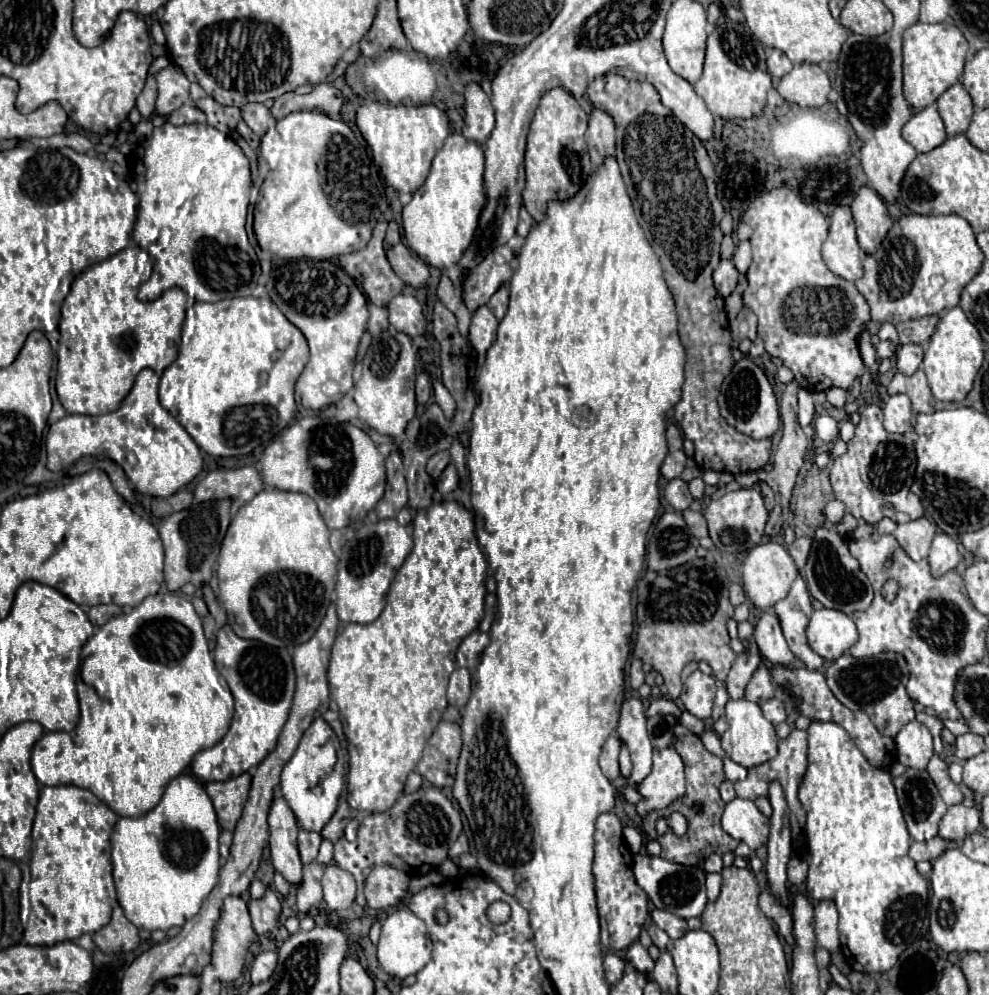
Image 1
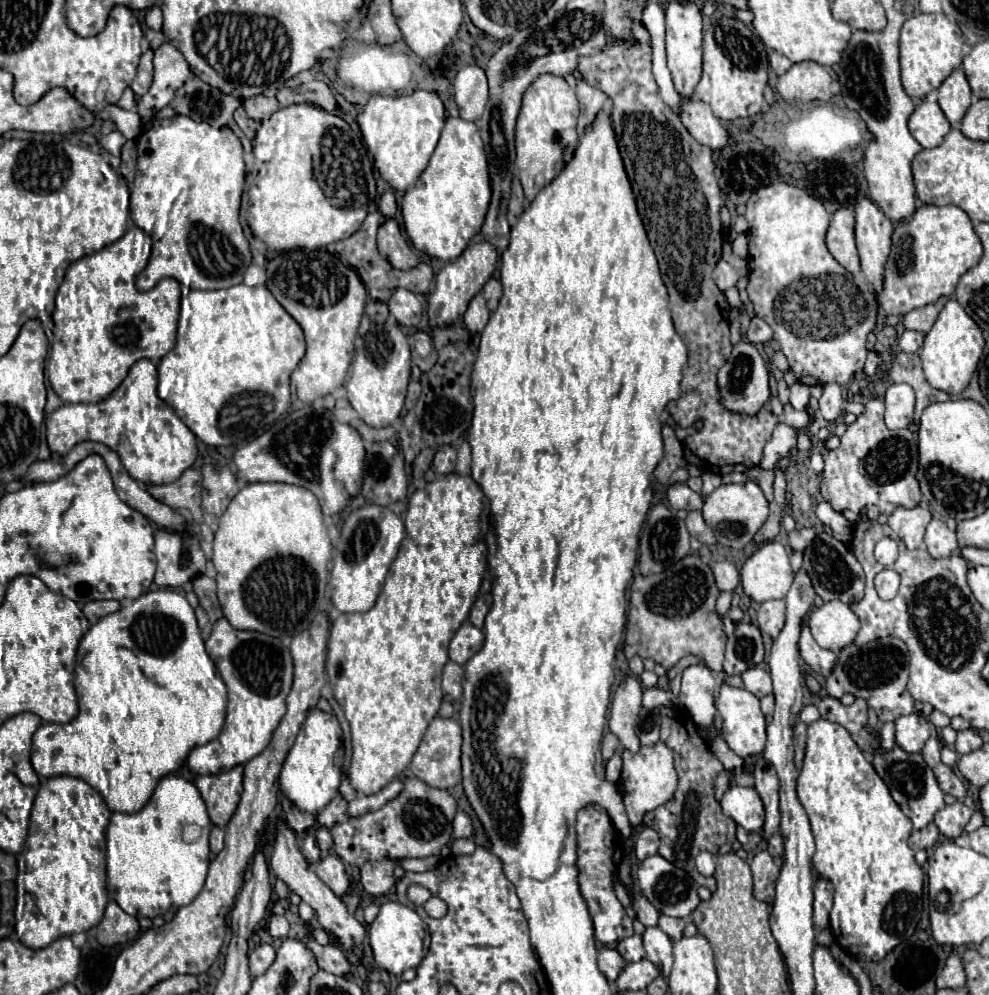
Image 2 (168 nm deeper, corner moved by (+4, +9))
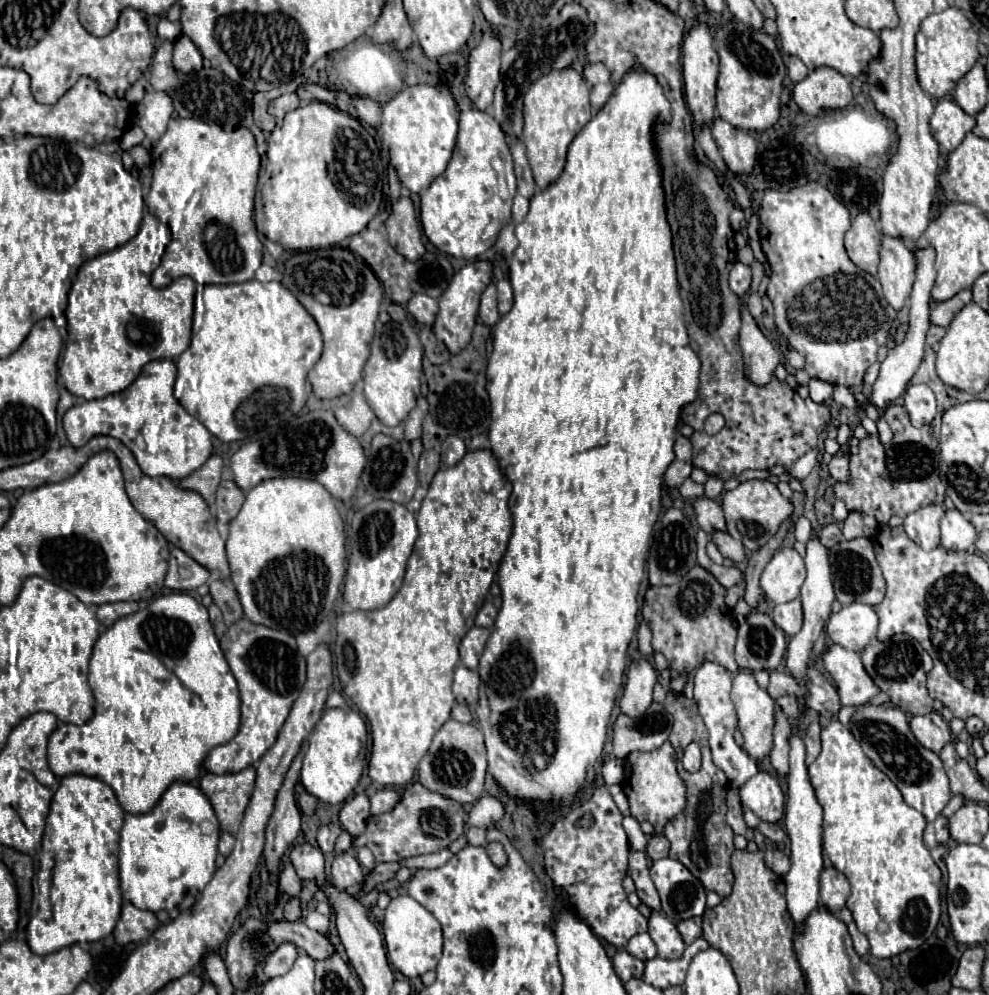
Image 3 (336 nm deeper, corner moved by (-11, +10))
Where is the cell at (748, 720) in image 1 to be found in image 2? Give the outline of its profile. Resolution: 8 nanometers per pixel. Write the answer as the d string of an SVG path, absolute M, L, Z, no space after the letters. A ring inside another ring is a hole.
M722 684L718 700L716 700L716 708L722 716L722 738L726 740L726 744L730 746L732 752L736 752L740 758L746 756L754 756L760 754L766 746L766 718L760 710L760 700L744 690L744 688L732 688L728 684Z

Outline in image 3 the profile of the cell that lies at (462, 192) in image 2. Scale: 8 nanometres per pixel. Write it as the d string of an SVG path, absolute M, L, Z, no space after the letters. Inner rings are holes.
M463 111L459 117L457 145L445 173L439 175L429 189L421 191L423 231L439 251L459 259L477 259L495 242L502 219L510 221L516 192L511 151L499 123L485 111Z

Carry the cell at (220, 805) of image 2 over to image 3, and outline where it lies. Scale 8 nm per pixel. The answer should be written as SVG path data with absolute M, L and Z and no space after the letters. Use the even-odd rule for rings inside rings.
M247 767L239 773L229 775L207 773L201 779L199 789L209 799L221 831L227 831L231 835L237 833L253 787L255 787L255 767Z

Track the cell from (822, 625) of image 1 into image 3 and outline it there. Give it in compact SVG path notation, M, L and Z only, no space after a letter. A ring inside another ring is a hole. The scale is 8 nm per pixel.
M851 603L839 613L831 615L827 623L827 635L833 643L859 653L877 635L877 623L877 613L871 605Z

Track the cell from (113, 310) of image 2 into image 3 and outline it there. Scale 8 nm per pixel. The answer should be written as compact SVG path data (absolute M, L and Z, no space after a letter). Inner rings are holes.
M145 215L139 233L125 245L103 253L79 267L77 279L69 291L69 305L65 309L67 333L62 361L58 367L58 384L81 399L101 399L111 393L127 389L141 367L153 359L175 359L191 343L195 281L179 277L171 285L157 289L151 285L151 273L159 266L163 251L171 241L171 231L153 215Z

